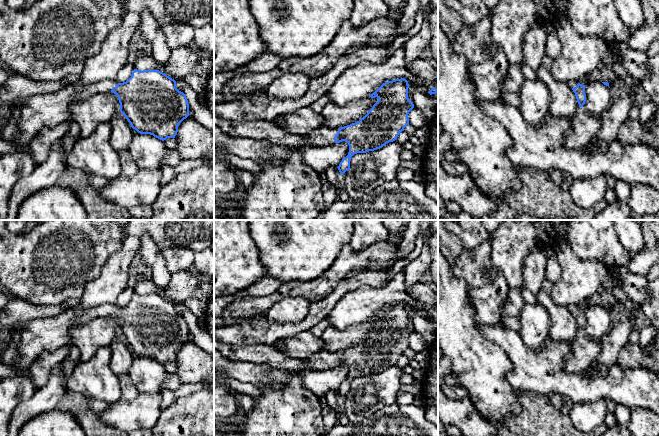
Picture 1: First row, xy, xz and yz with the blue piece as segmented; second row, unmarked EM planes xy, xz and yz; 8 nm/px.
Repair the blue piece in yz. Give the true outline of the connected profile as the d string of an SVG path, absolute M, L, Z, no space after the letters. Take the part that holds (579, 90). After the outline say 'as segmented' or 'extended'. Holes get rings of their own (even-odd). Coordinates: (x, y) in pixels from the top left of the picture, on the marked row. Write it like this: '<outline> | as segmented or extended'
M570 80L567 84L575 93L579 106L583 107L586 102L585 85L580 84L577 80Z | extended

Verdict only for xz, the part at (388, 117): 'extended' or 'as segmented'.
extended

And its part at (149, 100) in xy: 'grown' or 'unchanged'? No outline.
grown

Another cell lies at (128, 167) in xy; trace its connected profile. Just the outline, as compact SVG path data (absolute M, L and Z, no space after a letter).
M128 150L118 152L121 164L121 174L123 176L133 176L140 169L134 160L131 158L131 155Z

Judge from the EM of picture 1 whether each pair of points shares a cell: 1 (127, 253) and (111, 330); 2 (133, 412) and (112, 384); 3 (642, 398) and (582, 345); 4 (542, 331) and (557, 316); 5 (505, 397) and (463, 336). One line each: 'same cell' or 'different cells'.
1: different cells
2: different cells
3: different cells
4: different cells
5: same cell

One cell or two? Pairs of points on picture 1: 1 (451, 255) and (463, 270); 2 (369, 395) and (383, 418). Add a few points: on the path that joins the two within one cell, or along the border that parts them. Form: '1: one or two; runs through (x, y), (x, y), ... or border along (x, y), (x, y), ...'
1: two; border along (464, 248), (451, 264)
2: two; border along (395, 401), (364, 418), (359, 423)

